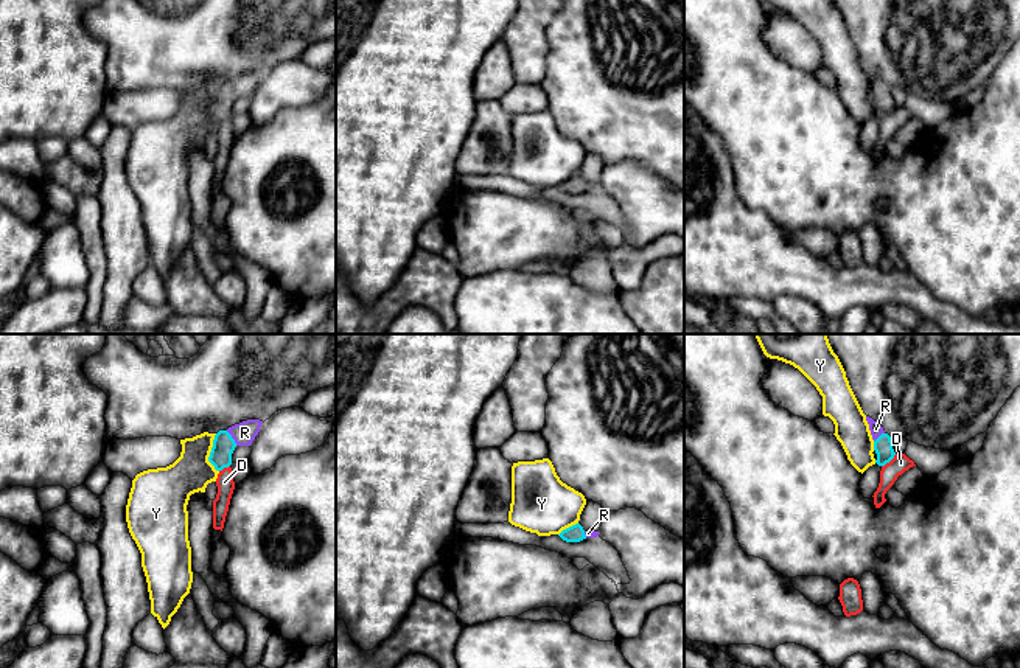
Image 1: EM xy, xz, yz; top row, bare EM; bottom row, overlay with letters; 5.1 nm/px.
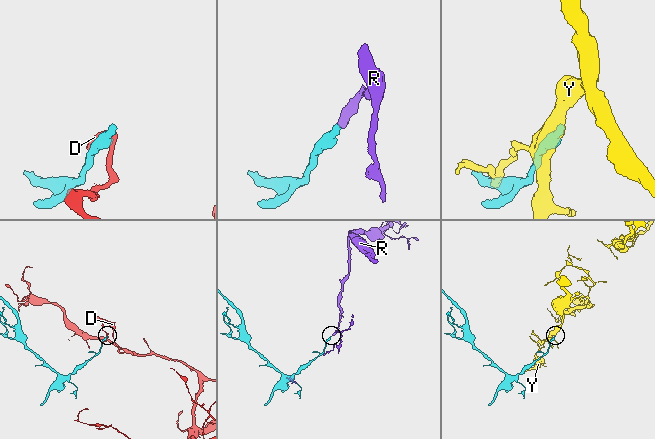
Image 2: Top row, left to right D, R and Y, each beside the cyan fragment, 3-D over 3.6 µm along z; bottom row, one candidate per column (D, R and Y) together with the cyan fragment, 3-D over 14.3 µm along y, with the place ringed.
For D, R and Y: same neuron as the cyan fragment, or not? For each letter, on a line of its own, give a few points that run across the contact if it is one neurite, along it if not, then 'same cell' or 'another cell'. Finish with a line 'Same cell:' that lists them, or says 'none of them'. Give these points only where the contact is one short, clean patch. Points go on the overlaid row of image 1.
D: another cell
R: line xy (224, 445), (232, 438), (244, 432); same cell
Y: line xy (216, 434), (209, 462), (218, 471); another cell
Same cell: R

